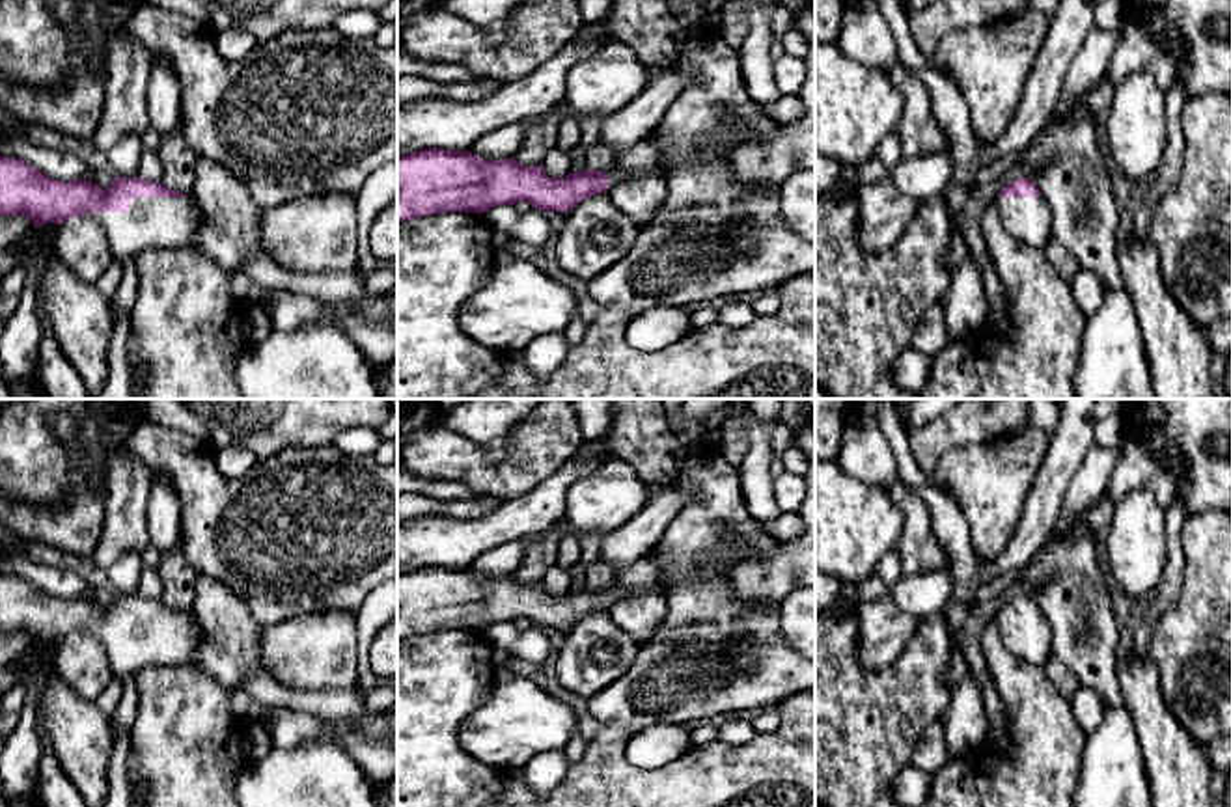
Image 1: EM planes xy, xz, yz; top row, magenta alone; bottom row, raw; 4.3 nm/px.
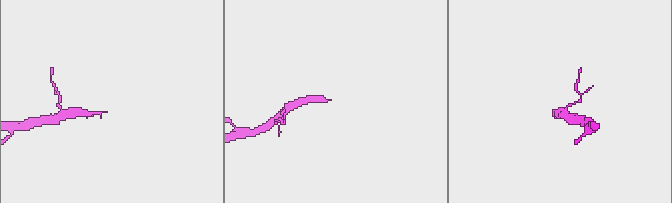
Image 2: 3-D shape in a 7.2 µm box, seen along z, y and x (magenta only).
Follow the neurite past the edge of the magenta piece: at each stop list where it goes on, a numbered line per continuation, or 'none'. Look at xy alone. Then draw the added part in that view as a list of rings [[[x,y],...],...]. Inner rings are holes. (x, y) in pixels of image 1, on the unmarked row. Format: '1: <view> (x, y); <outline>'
1: xy (153, 640); [[[196,613],[132,615],[129,630],[90,630],[123,678],[147,665],[188,665],[205,643]]]

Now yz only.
1: yz (1028, 638); [[[996,615],[1002,645],[1018,660],[1044,665],[1052,656],[1052,630],[1046,615]]]

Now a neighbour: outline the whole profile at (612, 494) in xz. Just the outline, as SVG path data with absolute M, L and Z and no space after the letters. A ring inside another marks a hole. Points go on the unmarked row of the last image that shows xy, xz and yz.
M608 458L571 486L565 520L576 533L612 531L638 514L647 499L647 486L638 473L627 462Z

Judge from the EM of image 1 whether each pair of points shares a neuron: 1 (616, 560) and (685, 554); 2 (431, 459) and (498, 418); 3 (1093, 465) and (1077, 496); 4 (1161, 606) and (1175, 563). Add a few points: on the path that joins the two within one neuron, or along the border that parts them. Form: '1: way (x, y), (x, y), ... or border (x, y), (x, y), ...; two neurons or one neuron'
1: border (681, 509), (655, 547); two neurons
2: border (444, 418), (484, 457), (502, 457); two neurons
3: way (1093, 472), (1084, 489); one neuron
4: way (1166, 595), (1174, 574); one neuron

